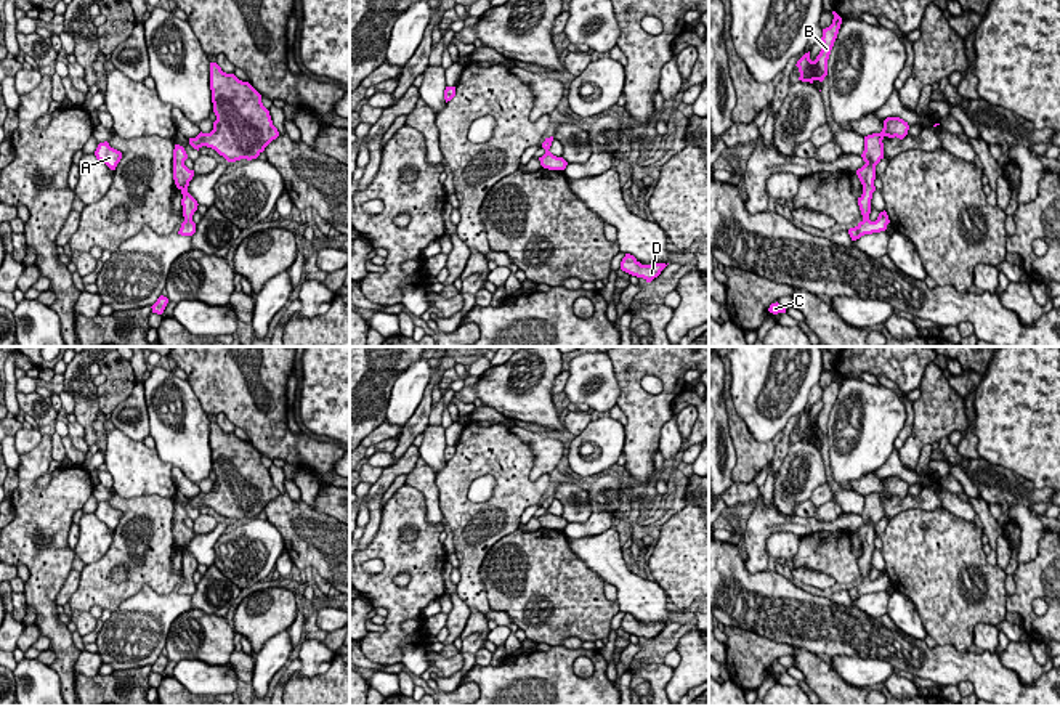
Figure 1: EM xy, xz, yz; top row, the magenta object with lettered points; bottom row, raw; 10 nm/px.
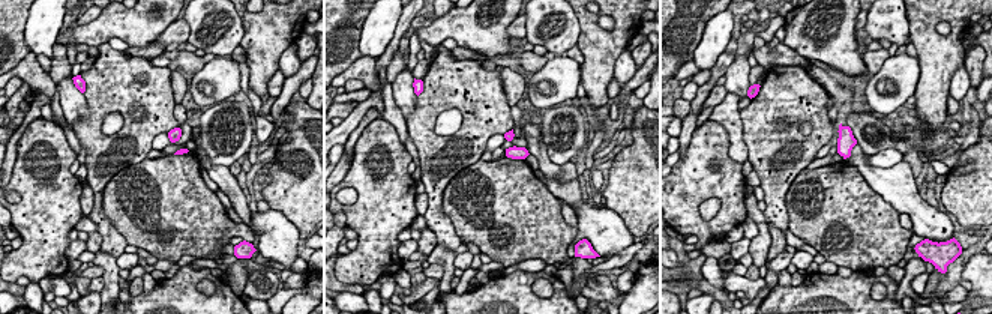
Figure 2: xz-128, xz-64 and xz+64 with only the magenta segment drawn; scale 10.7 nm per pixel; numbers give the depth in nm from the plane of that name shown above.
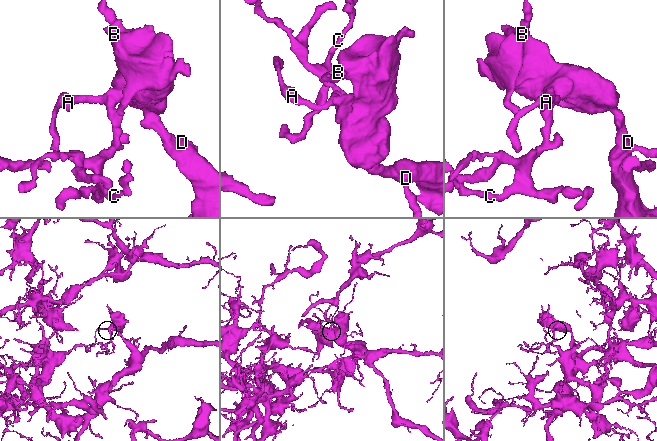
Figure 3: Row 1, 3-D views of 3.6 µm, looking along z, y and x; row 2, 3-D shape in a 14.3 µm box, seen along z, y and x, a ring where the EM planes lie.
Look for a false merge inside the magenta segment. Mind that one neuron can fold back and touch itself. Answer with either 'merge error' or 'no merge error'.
no merge error

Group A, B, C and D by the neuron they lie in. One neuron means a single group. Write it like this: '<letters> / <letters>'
A B C D

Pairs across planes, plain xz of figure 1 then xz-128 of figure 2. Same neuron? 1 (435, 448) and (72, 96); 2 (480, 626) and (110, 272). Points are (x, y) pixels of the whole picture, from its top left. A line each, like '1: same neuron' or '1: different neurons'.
1: same neuron
2: same neuron

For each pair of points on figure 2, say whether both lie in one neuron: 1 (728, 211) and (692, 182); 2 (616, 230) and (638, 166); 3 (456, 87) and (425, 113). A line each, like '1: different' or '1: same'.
1: same
2: different
3: same

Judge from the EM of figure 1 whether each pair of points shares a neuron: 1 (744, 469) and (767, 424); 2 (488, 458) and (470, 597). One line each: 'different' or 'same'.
1: different
2: same

